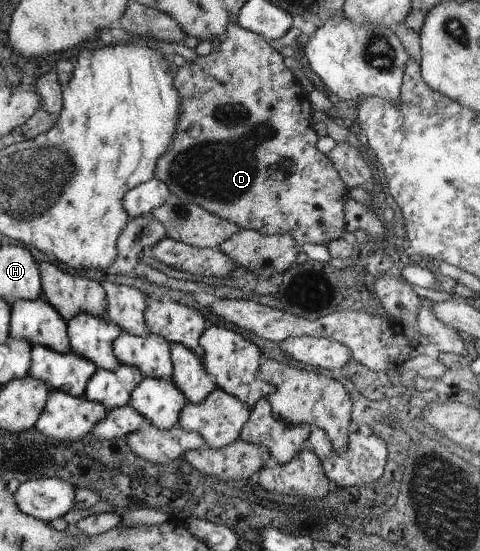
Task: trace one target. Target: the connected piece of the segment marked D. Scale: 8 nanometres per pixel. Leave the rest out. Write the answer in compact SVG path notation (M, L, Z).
M238 23L229 24L226 36L221 40L221 49L207 56L198 56L195 63L185 62L182 67L175 69L174 86L182 100L179 104L179 113L167 151L158 159L155 166L154 177L161 180L170 189L171 194L179 196L181 201L190 201L199 204L213 215L228 222L236 223L241 230L257 230L258 232L273 234L288 234L297 243L298 249L303 244L326 244L342 237L345 229L344 199L347 197L347 189L339 179L338 173L326 154L321 153L316 146L319 136L313 128L312 114L314 109L310 102L310 92L296 79L293 72L285 66L284 56L272 49L267 40L260 35L244 30Z

